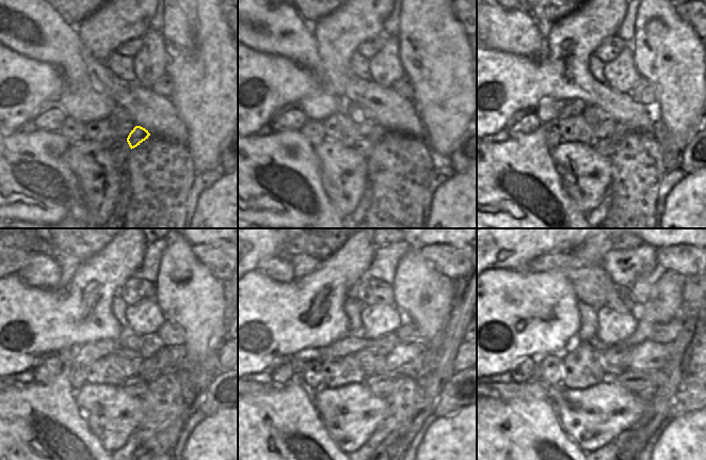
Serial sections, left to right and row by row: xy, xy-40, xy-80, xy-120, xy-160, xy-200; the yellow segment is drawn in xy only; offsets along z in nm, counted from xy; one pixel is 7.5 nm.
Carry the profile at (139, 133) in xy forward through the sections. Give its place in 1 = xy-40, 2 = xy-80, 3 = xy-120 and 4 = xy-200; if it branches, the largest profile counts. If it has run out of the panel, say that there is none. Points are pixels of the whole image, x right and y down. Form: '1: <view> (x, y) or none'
1: xy-40 (379, 132)
2: xy-80 (622, 129)
3: xy-120 (164, 361)
4: xy-200 (647, 355)

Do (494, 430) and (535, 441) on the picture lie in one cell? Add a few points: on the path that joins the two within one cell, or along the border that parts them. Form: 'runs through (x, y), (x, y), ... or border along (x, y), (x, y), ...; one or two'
runs through (504, 441), (525, 441); one

